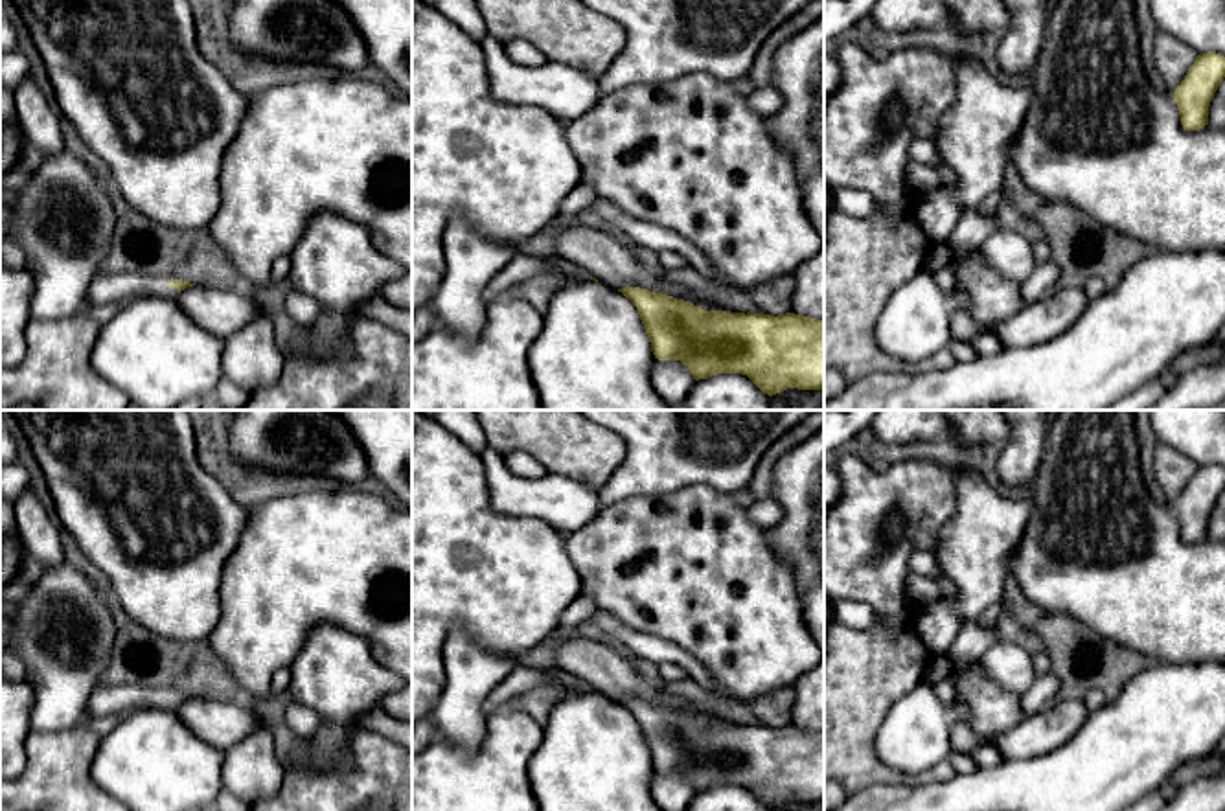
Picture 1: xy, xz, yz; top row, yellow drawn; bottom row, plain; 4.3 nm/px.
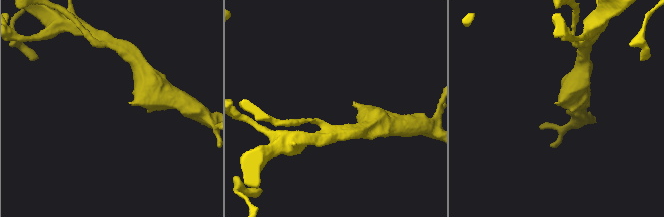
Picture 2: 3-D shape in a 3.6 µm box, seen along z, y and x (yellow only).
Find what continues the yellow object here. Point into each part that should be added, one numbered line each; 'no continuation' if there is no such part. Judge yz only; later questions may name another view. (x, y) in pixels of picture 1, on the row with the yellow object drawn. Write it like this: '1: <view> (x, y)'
no continuation

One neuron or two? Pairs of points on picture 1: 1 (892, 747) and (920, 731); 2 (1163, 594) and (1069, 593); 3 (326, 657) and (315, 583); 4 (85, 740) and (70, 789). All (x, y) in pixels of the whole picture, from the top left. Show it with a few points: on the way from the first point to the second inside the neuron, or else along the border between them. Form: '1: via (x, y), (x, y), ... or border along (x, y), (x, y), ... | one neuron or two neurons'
1: via (900, 743), (913, 738) | one neuron
2: via (1139, 593), (1093, 593) | one neuron
3: border along (361, 637), (332, 624), (319, 624), (295, 659) | two neurons
4: via (72, 753), (70, 776) | one neuron

